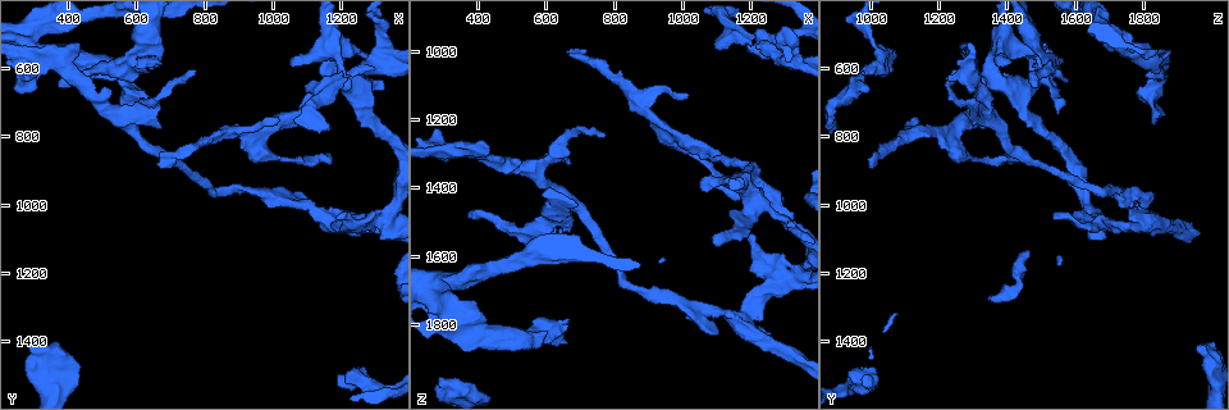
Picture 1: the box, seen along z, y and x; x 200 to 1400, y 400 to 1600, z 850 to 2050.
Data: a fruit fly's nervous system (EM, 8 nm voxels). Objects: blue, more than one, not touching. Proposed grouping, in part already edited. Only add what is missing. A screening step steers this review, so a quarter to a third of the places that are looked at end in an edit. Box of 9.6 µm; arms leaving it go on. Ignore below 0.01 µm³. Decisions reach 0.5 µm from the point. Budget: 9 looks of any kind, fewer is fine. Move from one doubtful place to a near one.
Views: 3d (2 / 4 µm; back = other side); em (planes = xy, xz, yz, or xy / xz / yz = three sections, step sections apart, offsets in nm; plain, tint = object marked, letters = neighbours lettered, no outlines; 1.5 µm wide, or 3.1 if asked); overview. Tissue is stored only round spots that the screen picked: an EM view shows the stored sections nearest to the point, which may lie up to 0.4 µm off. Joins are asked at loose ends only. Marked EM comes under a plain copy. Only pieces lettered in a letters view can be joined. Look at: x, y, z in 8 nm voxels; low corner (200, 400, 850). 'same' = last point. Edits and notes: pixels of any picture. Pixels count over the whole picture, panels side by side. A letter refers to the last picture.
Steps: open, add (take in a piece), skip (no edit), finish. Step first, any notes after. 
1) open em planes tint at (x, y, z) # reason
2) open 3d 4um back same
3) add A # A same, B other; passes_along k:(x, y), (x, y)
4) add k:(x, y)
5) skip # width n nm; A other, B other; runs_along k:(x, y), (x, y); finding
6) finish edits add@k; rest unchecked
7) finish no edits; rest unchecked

open em xz step 8 tint at (370, 640, 1480) # an open end

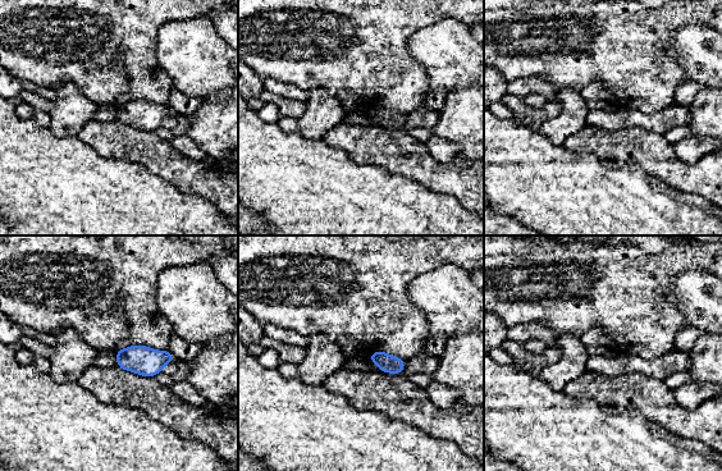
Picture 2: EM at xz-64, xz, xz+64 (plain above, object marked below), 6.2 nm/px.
open em planes letters same # another direction

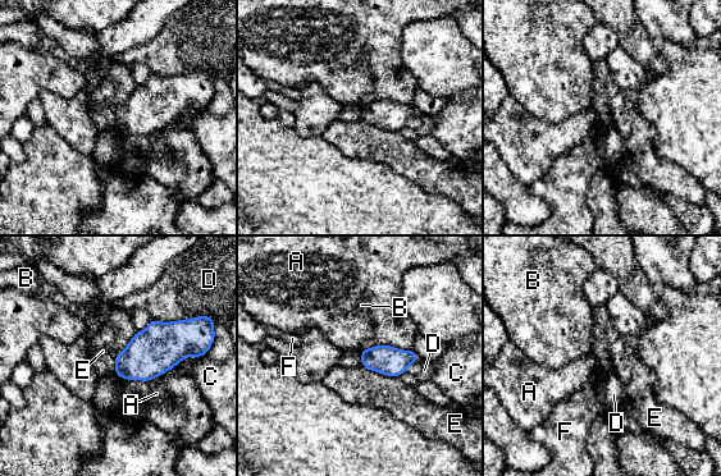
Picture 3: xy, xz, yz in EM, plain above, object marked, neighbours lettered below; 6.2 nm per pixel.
skip # width 180 nm; A other, B other, C other, D other, E other, F other; border 3:(360, 365), (397, 378); no lettered piece goes on from it

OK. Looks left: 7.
open 3d 4um at (780, 600, 1240) # free end

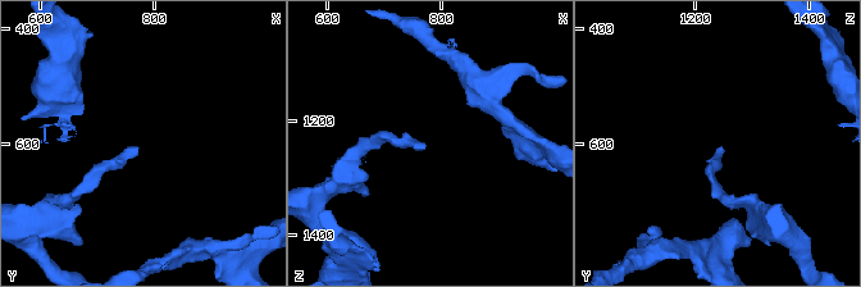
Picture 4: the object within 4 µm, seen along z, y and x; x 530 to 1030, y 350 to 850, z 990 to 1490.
open em xz step 4 letters at (775, 605, 1245)

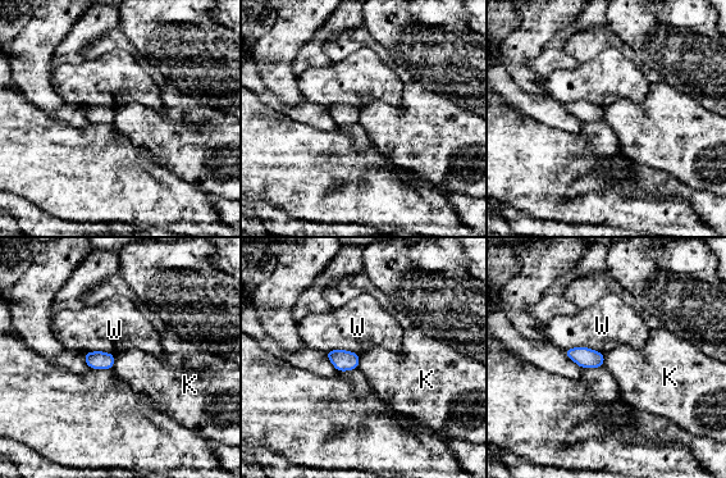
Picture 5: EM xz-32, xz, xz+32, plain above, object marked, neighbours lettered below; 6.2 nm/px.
skip # K other, W other; border 5:(115, 355), (112, 368); none of them fits

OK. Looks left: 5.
open em planes tint at (1090, 730, 1550) # branch stops here

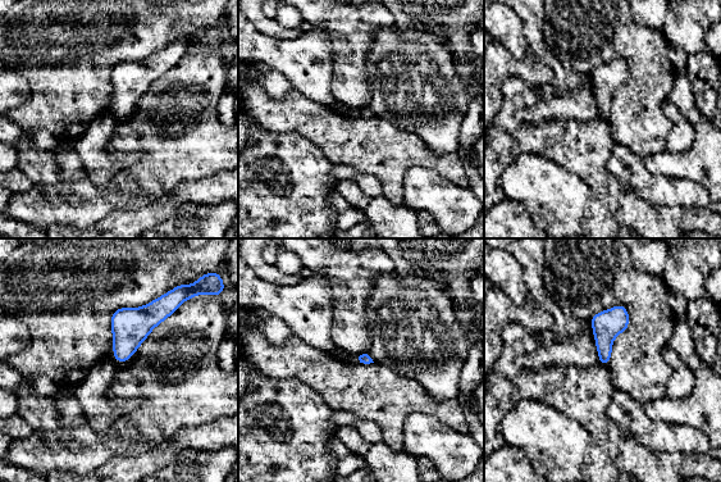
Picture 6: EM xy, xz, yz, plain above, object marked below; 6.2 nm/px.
open em planes letters same # what lies round it

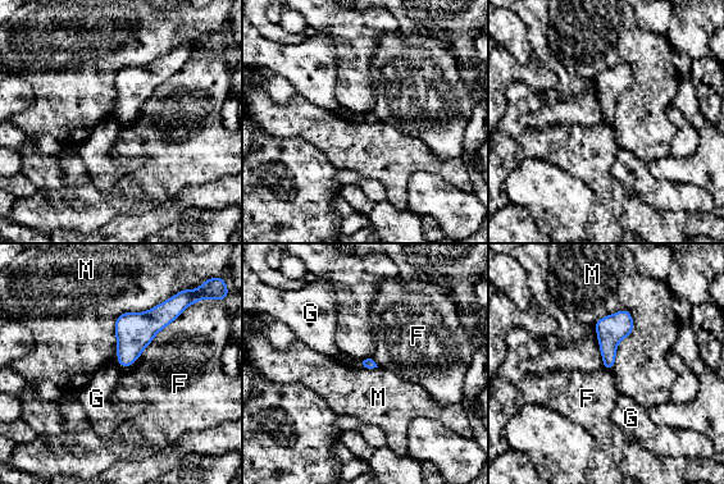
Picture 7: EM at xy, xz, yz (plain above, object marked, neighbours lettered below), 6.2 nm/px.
skip # F other, G other, M other; border 7:(362, 361), (364, 366); no lettered piece goes on from it

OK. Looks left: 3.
open 3d 4um at (1320, 650, 1480) # free end

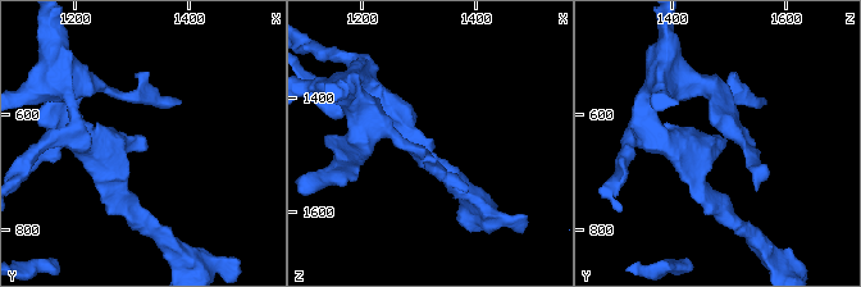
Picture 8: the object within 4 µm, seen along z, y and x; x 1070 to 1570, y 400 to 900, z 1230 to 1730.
open em xy step 4 tint at (1330, 665, 1480) # now the EM

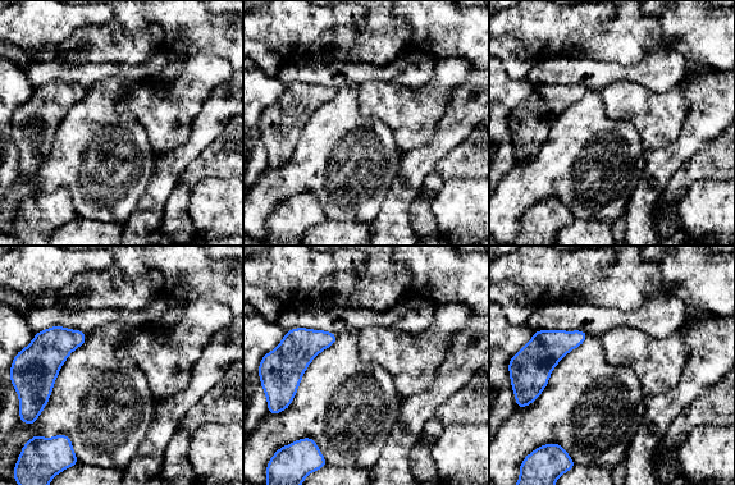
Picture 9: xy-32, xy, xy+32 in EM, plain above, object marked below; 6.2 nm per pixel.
open em planes letters same # another direction

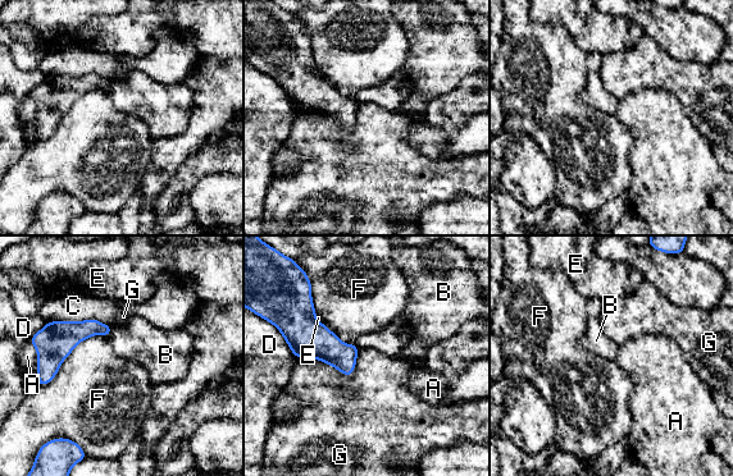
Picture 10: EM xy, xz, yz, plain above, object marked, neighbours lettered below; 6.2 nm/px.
skip # A other, B other, C other, D other, E other, F other, G other; border 10:(112, 325), (108, 337); no lettered piece goes on from it

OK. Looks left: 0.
finish no edits; rest unchecked

